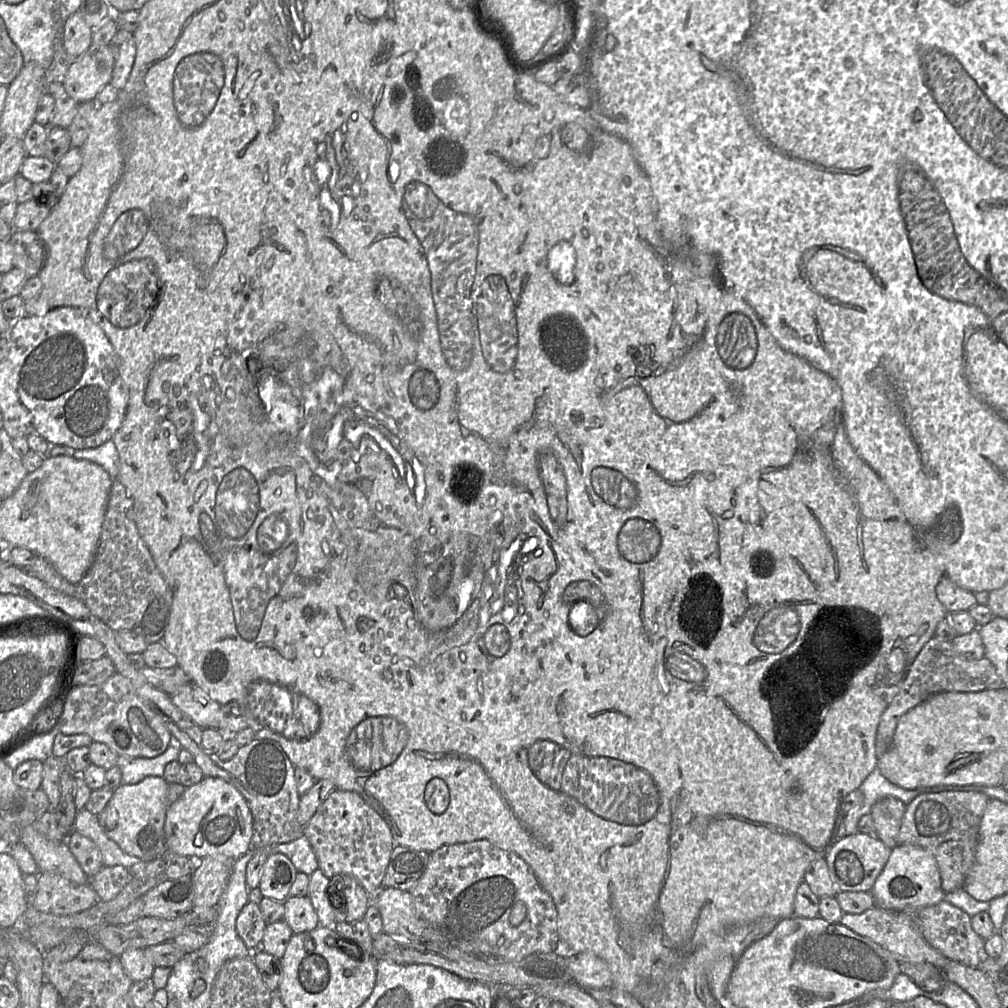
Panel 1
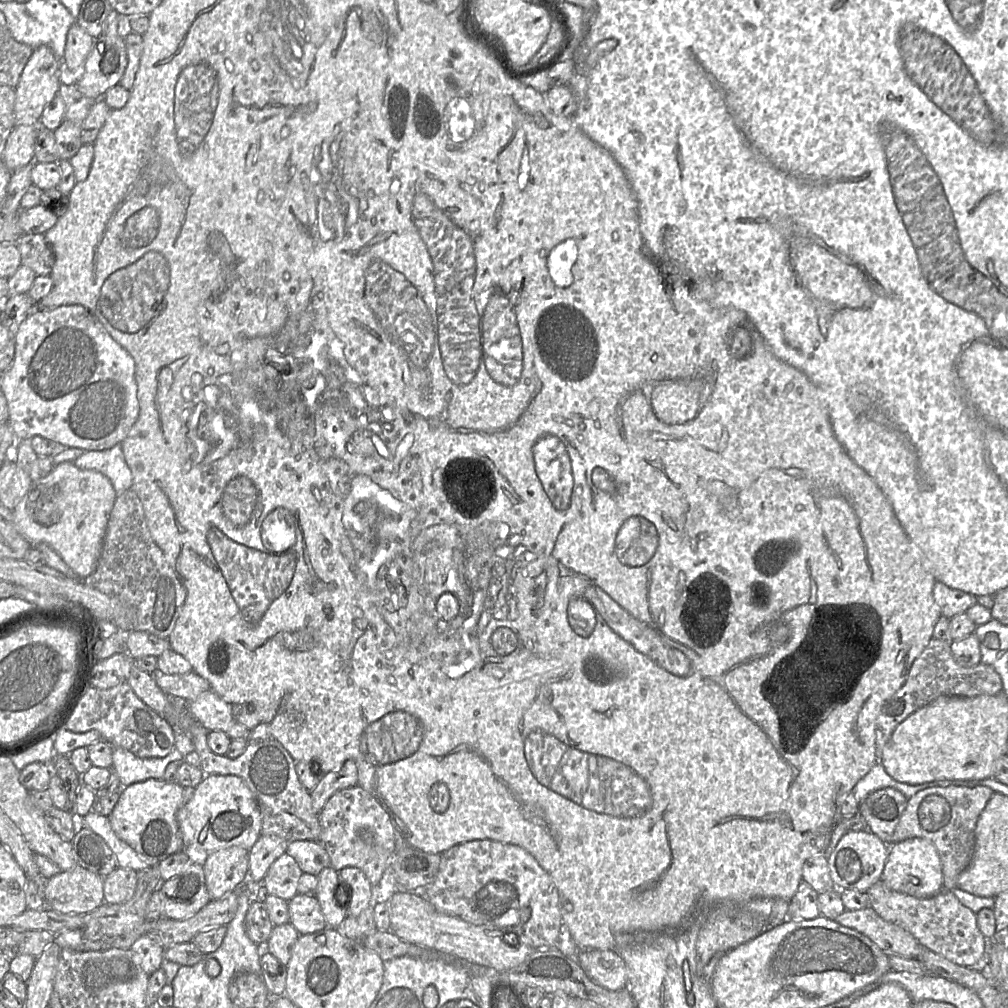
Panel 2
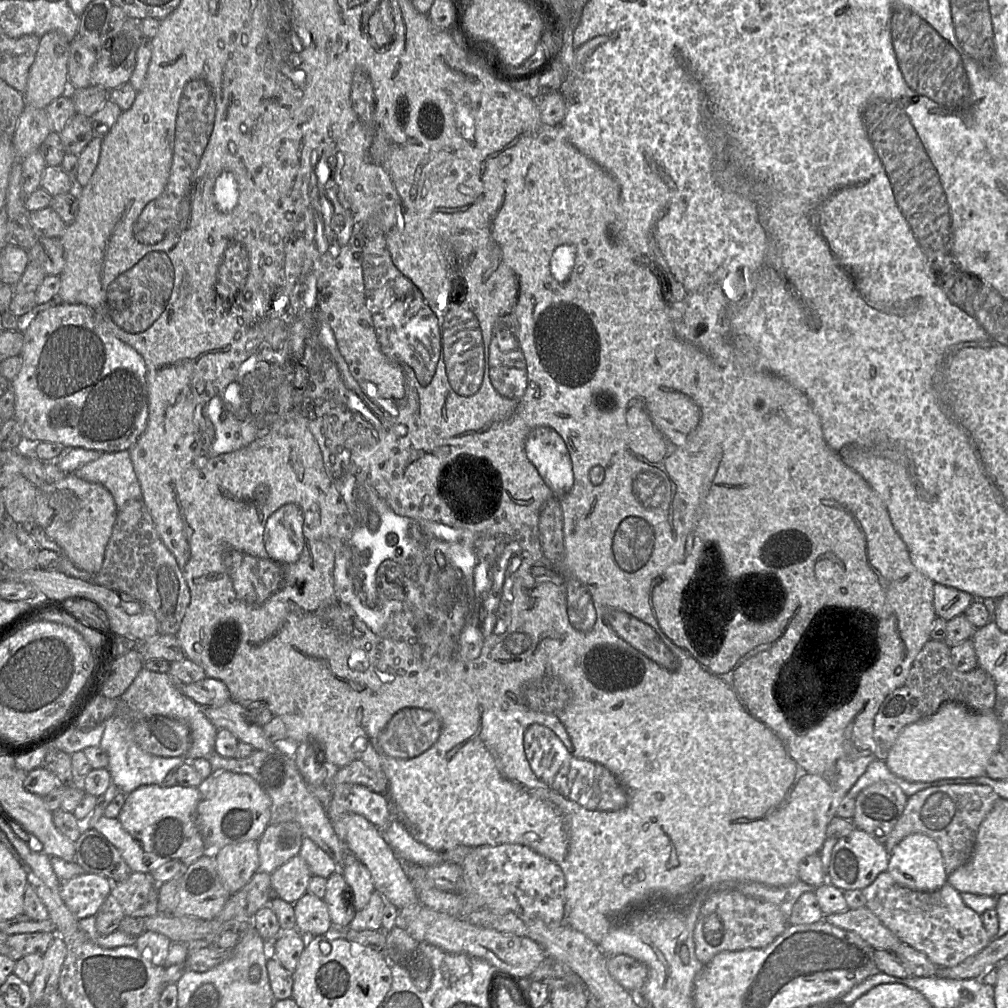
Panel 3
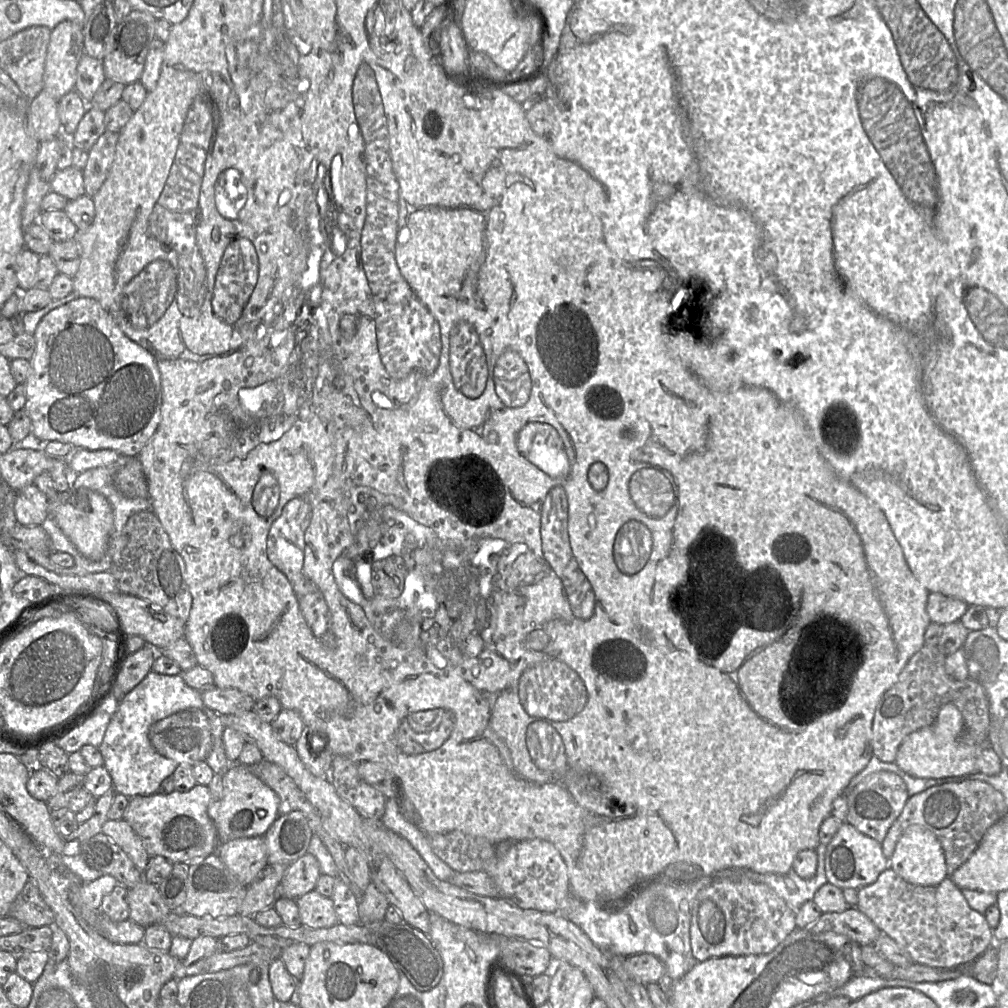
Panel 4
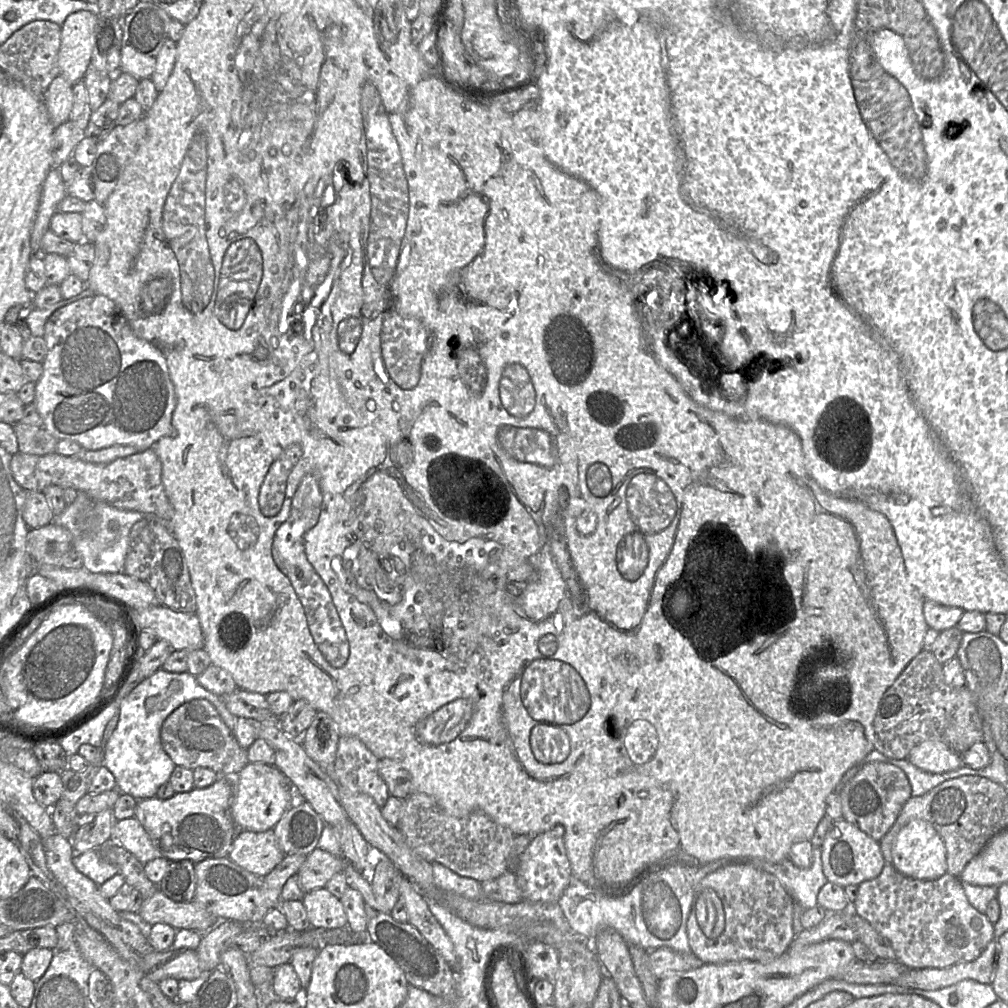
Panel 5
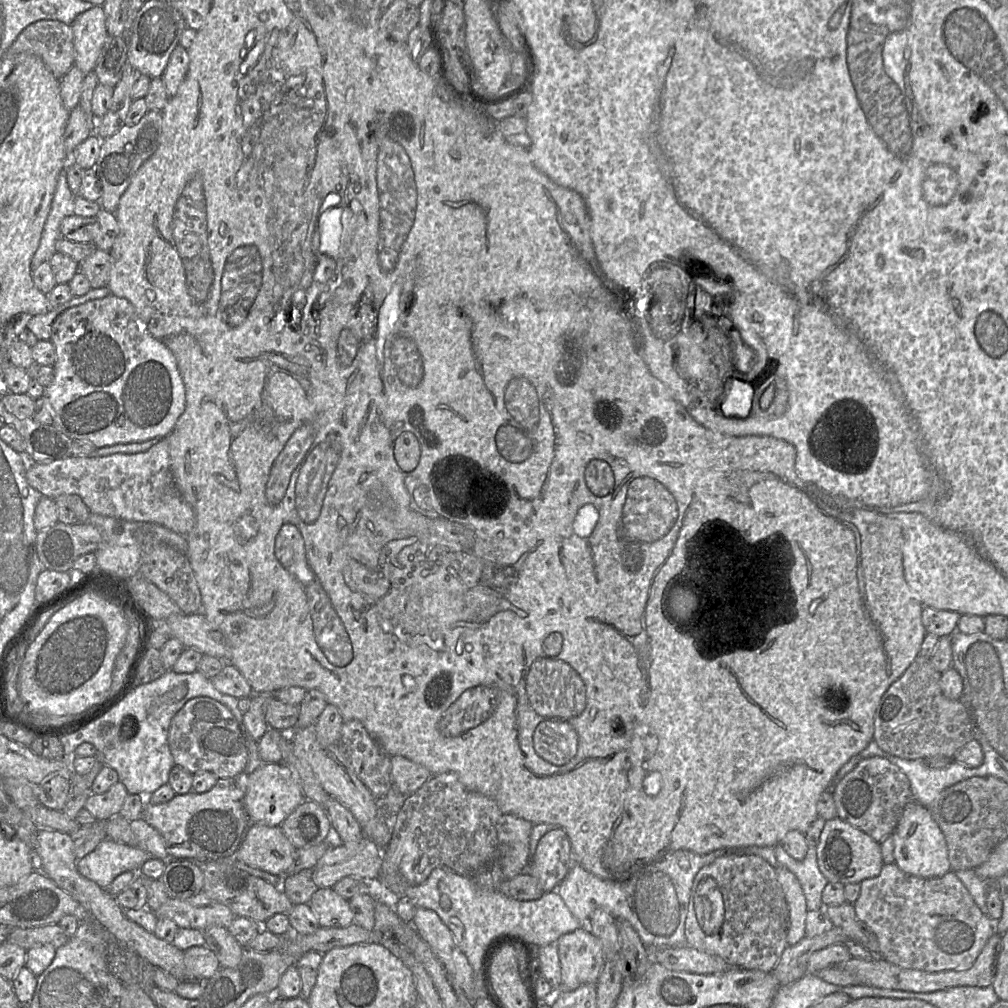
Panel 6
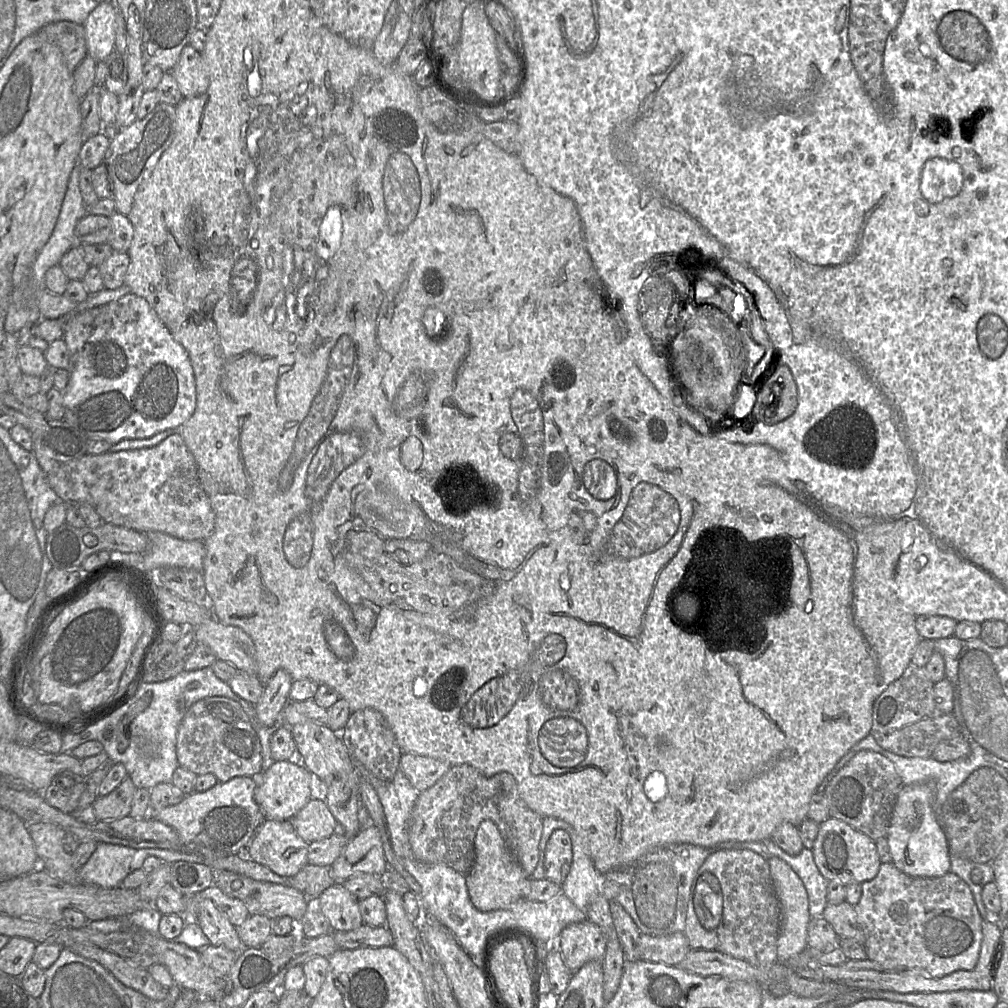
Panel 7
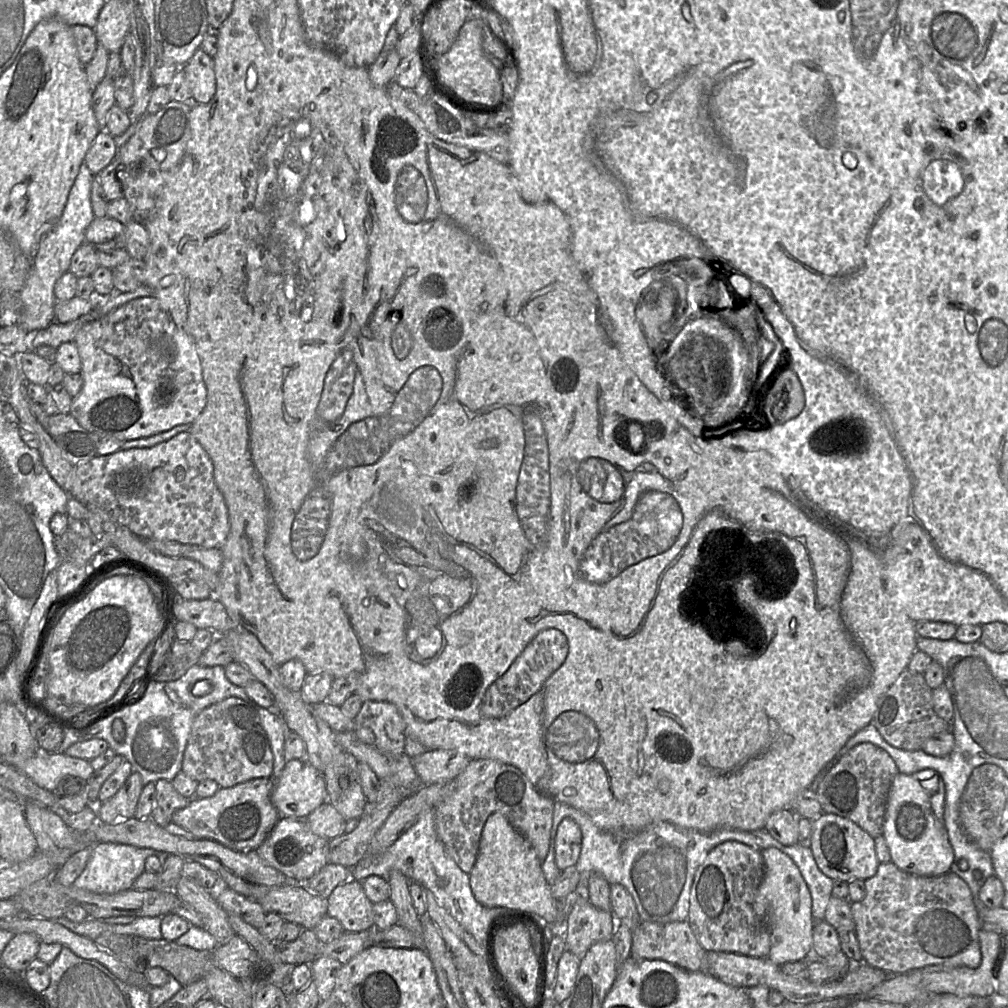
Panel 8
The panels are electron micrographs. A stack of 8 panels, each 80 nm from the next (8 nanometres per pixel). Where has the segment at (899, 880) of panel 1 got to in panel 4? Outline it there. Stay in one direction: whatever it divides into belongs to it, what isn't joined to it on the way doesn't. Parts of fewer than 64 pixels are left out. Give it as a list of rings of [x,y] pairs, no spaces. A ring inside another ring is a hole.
[[[911,825],[898,840],[889,866],[904,880],[921,886],[939,884],[948,877],[939,839],[921,825]]]

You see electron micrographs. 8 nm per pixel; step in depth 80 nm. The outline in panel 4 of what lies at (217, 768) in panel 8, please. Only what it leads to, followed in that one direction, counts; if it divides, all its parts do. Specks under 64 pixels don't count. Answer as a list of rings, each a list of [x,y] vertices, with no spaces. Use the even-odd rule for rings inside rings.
[[[189,708],[165,717],[150,726],[148,732],[152,747],[162,756],[178,764],[193,766],[205,761],[212,749],[211,726],[206,714],[197,708]]]

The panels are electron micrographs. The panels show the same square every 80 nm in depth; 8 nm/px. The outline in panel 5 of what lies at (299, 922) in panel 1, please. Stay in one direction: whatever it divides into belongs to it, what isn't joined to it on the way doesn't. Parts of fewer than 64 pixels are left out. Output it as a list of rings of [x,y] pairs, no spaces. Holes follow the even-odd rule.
[[[327,889],[306,892],[301,902],[312,927],[326,929],[347,927],[347,916],[341,901]]]

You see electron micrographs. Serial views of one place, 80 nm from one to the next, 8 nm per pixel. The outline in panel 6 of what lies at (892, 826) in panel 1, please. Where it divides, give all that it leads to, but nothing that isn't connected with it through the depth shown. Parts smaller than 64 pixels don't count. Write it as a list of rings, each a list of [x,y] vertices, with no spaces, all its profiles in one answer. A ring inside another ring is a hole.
[[[883,757],[861,760],[836,786],[833,798],[838,817],[880,843],[893,834],[907,803],[912,800],[907,775]]]

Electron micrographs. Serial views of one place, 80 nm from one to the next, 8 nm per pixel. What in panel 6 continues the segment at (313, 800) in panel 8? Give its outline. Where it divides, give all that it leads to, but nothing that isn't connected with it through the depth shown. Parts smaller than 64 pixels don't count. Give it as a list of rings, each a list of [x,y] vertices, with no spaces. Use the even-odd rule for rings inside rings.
[[[263,763],[244,782],[244,808],[252,823],[279,826],[304,800],[301,784],[294,771],[285,763]]]

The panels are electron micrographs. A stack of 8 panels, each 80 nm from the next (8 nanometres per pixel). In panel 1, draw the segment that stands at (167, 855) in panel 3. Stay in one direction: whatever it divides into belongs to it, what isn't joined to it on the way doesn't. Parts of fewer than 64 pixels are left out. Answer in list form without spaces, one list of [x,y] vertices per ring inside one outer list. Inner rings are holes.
[[[149,776],[137,784],[120,784],[105,808],[97,814],[106,835],[127,854],[142,861],[166,857],[165,818],[169,805],[168,783],[163,776]]]

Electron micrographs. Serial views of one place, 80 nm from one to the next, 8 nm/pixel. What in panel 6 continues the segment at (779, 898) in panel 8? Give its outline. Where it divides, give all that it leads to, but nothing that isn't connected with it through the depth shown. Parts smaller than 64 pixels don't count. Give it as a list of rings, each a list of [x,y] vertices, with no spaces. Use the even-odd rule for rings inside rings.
[[[779,865],[776,875],[780,882],[789,909],[789,926],[787,932],[787,944],[795,945],[806,935],[806,898],[797,877],[785,866]]]

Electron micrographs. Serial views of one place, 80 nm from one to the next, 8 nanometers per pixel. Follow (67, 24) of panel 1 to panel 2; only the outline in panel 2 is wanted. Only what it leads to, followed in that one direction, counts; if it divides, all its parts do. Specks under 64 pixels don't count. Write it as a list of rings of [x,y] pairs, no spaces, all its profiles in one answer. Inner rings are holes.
[[[76,22],[68,33],[63,60],[73,82],[82,74],[85,60],[93,47],[94,39]]]

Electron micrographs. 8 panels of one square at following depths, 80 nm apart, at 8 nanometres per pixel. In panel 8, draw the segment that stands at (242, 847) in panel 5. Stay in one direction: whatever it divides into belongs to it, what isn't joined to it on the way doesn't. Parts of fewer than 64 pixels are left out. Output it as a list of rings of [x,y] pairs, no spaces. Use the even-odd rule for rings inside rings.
[[[281,817],[265,841],[255,849],[269,866],[298,881],[305,881],[328,864],[328,840],[315,835],[305,819]]]

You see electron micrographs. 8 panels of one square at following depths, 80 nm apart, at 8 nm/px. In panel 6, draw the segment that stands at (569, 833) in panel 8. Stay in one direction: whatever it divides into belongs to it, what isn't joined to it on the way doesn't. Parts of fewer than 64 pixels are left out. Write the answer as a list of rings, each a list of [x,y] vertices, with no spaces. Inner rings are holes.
[[[562,828],[547,832],[538,842],[535,852],[531,855],[530,863],[526,870],[537,879],[544,893],[556,890],[564,880],[573,864],[573,856],[570,840]]]

